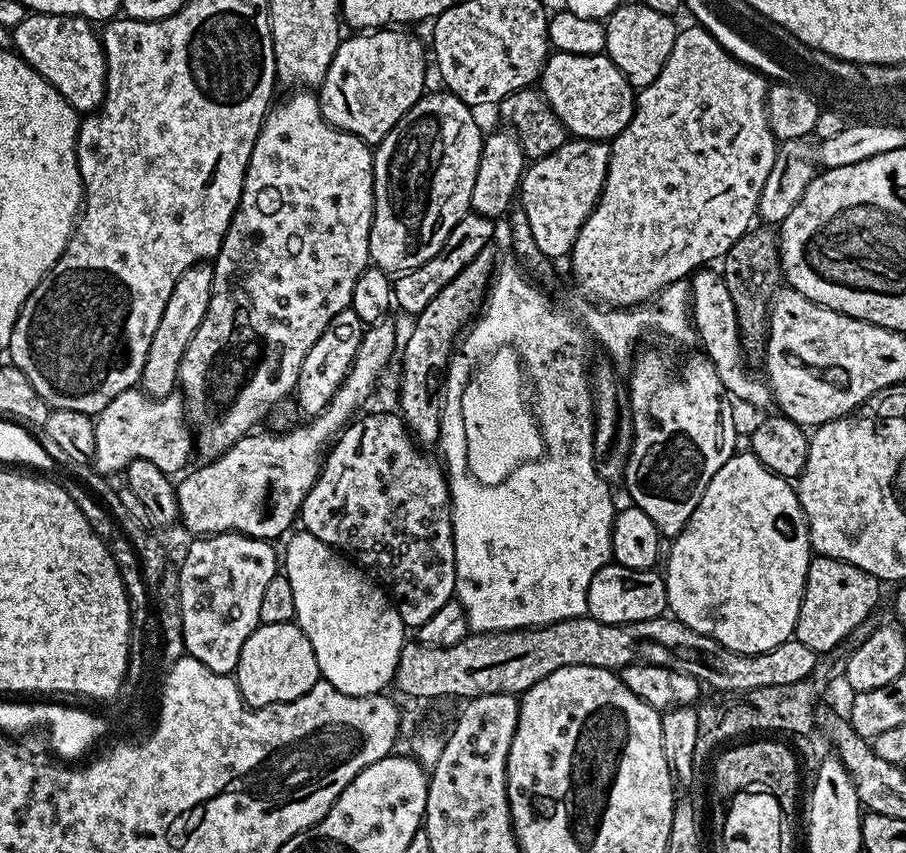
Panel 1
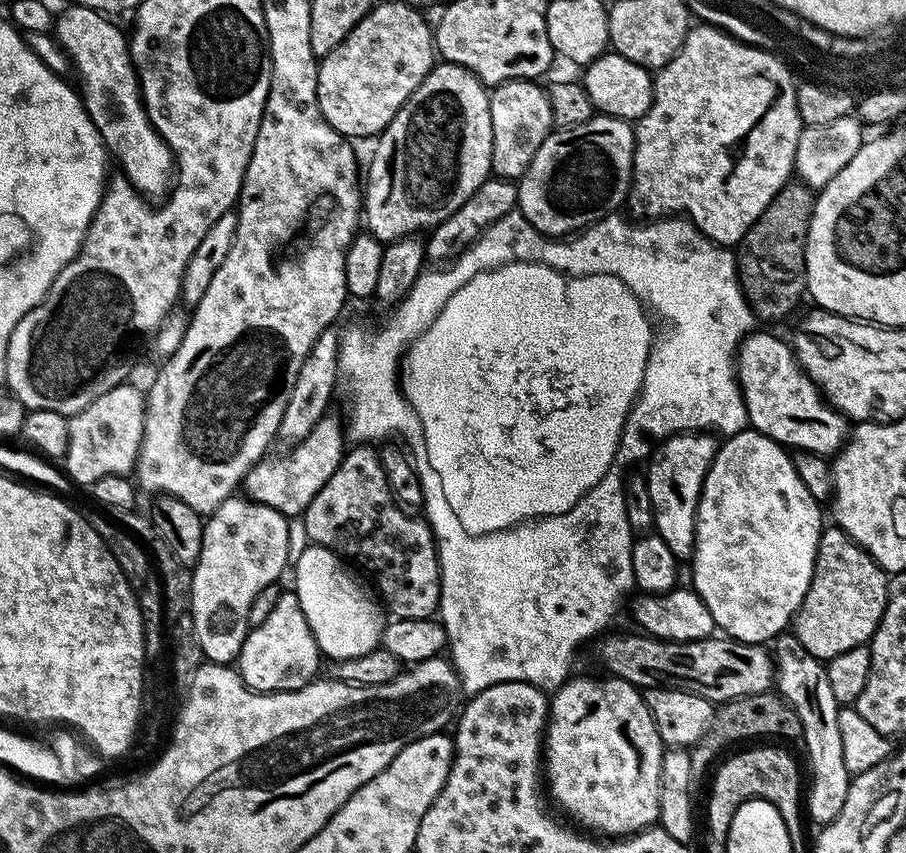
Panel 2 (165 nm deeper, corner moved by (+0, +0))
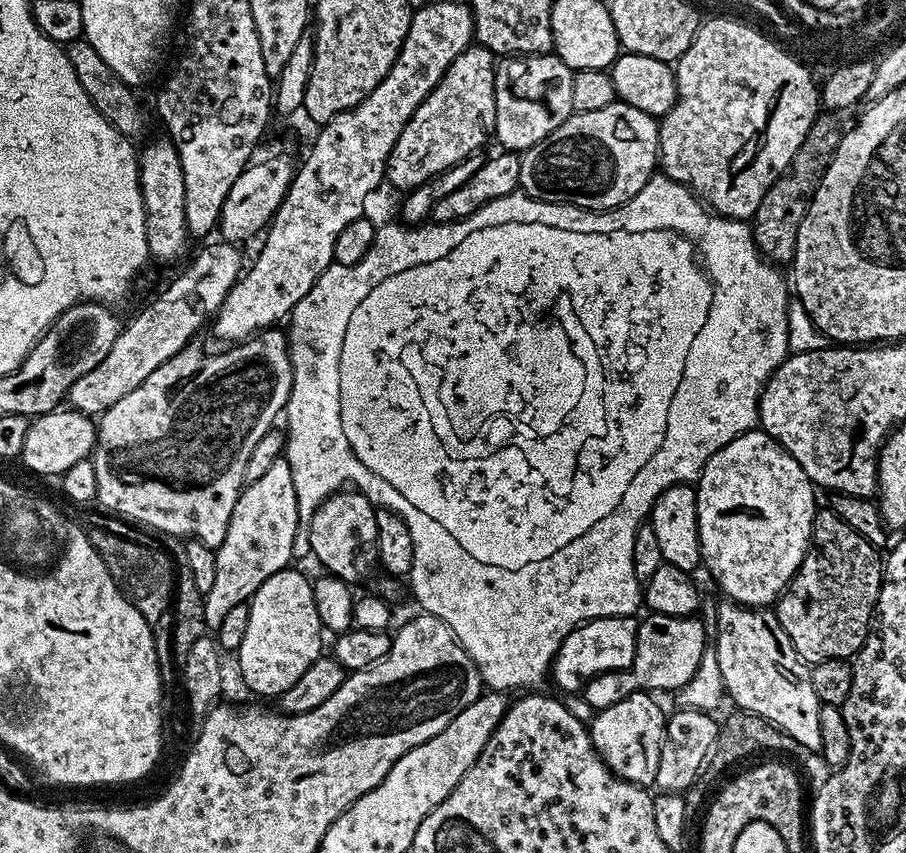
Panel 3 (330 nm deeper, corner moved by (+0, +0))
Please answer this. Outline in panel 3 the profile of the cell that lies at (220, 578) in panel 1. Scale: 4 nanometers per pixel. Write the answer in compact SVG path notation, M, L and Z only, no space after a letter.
M287 459L275 460L258 482L243 485L226 526L226 538L214 549L214 586L204 593L204 613L209 629L216 629L233 606L251 601L258 586L262 586L270 574L278 574L293 563L294 534L300 520L294 474L290 474Z

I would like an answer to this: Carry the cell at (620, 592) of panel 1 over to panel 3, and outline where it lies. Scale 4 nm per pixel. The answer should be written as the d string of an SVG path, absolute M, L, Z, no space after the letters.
M653 612L645 617L638 623L631 675L634 674L641 689L653 693L675 693L684 688L690 678L694 678L694 670L698 670L698 662L702 662L706 647L704 624L696 616L671 616Z

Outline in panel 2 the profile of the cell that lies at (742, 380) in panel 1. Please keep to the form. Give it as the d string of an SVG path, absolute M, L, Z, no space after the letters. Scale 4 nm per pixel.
M753 330L748 333L748 337L740 343L735 359L736 379L740 382L740 393L748 411L749 425L755 431L761 432L763 436L777 440L784 445L785 449L799 450L801 453L825 458L835 457L850 435L849 421L824 399L824 393L817 388L815 382L808 377L808 373L796 361L795 351L790 347L789 341L779 340L778 337L771 336L768 332L760 331Z

